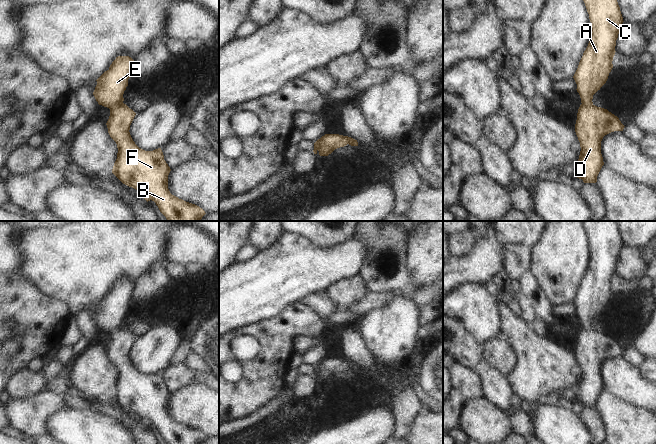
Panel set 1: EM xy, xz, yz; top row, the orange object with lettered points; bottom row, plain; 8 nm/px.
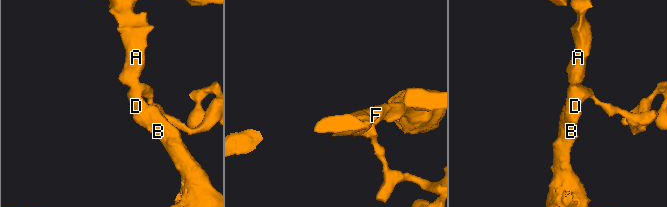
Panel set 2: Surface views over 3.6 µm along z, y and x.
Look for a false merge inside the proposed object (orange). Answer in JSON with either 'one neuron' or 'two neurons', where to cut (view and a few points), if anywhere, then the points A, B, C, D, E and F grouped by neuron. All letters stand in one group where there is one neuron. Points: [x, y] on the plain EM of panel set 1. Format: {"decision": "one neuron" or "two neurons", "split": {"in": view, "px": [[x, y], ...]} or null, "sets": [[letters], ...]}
{"decision": "one neuron", "split": null, "sets": [["A", "B", "C", "D", "E", "F"]]}

